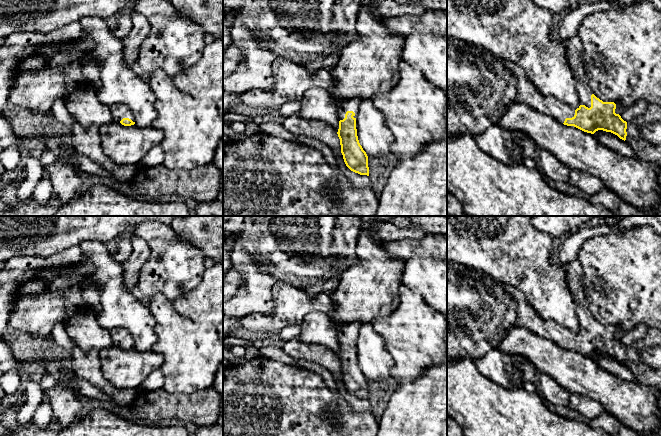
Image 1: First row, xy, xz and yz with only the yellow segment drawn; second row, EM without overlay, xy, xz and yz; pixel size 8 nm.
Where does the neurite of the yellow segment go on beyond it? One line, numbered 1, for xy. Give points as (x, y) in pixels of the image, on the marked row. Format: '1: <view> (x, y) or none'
1: xy (119, 111)

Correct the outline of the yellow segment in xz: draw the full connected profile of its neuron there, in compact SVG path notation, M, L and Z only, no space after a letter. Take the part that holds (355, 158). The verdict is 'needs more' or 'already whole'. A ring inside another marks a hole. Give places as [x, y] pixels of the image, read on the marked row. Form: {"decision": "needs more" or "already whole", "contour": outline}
{"decision": "needs more", "contour": "M358 98L345 99L339 103L337 134L346 166L355 173L369 176L368 156L359 143L356 129L356 117L361 103Z"}

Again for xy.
{"decision": "needs more", "contour": "M121 103L110 105L111 114L115 122L121 123L124 126L135 124L135 118L128 106Z"}

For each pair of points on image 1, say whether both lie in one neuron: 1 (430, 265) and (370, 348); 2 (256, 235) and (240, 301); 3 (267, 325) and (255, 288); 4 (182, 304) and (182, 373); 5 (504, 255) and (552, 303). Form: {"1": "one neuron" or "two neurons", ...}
{"1": "two neurons", "2": "one neuron", "3": "two neurons", "4": "two neurons", "5": "one neuron"}

